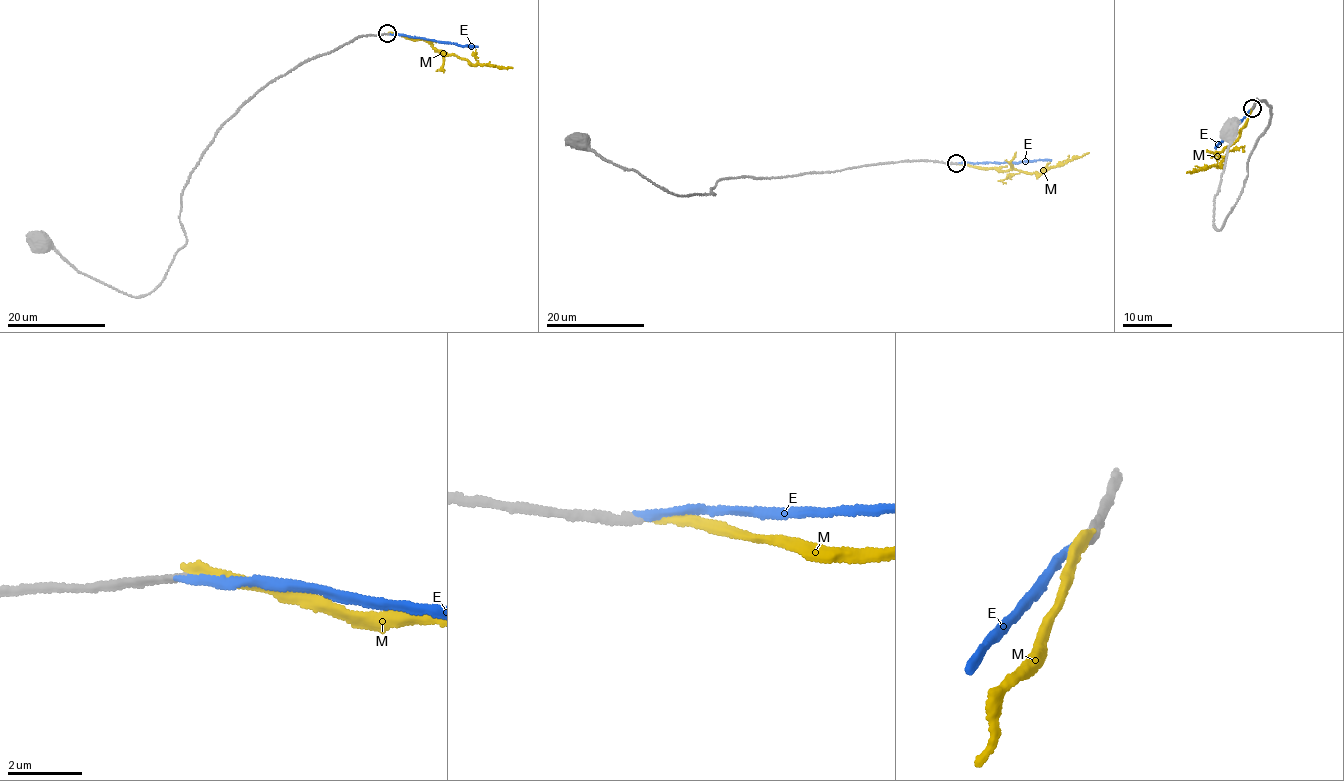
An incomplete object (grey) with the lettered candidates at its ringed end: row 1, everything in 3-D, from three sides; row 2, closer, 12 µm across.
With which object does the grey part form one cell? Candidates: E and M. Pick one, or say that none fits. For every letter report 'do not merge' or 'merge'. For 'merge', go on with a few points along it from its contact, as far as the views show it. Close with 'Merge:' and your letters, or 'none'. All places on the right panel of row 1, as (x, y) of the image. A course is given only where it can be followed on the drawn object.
E: merge; course (1252, 109), (1215, 149)
M: do not merge
Merge: E

